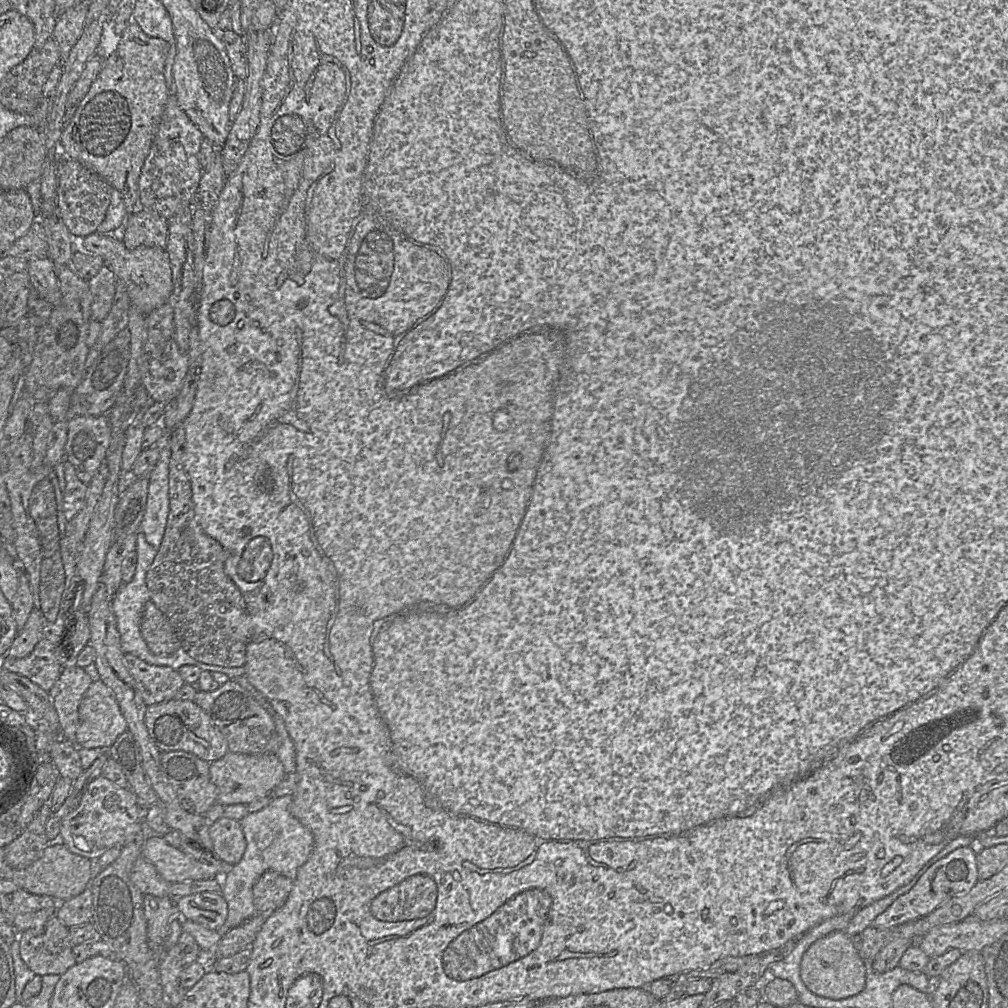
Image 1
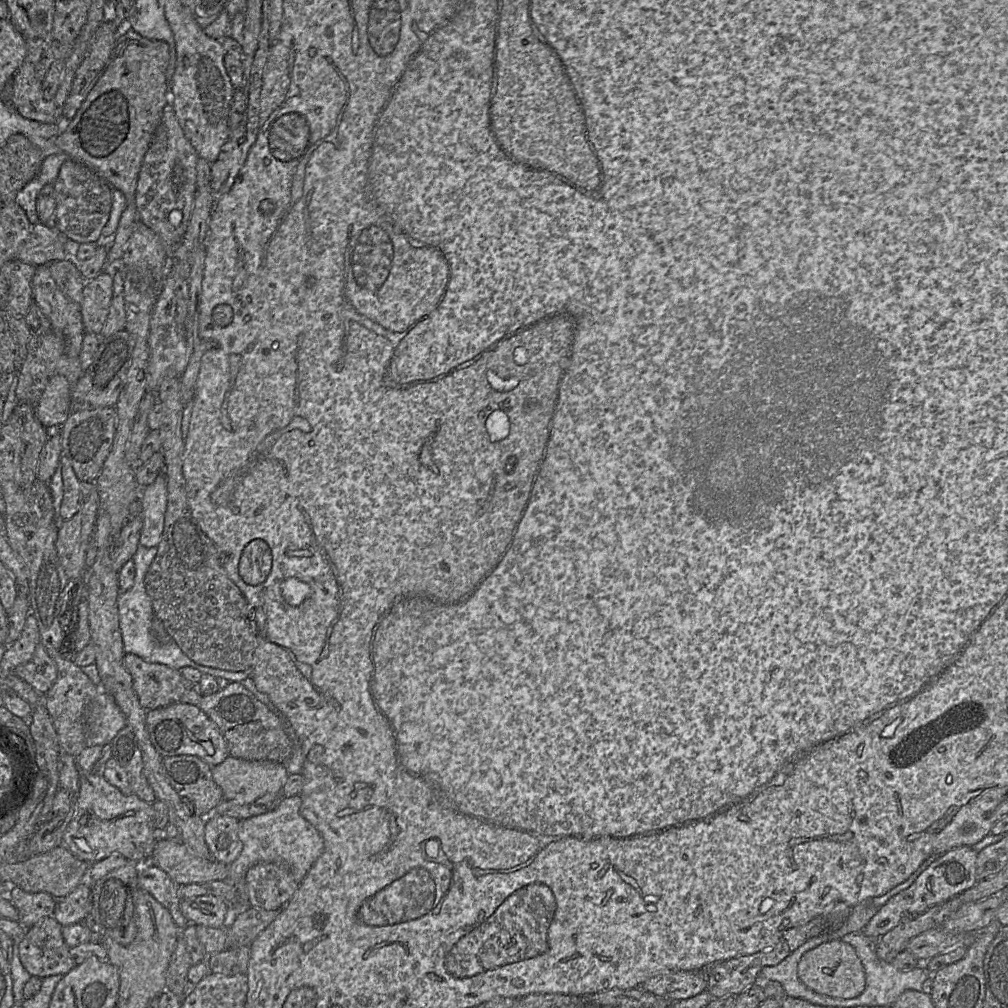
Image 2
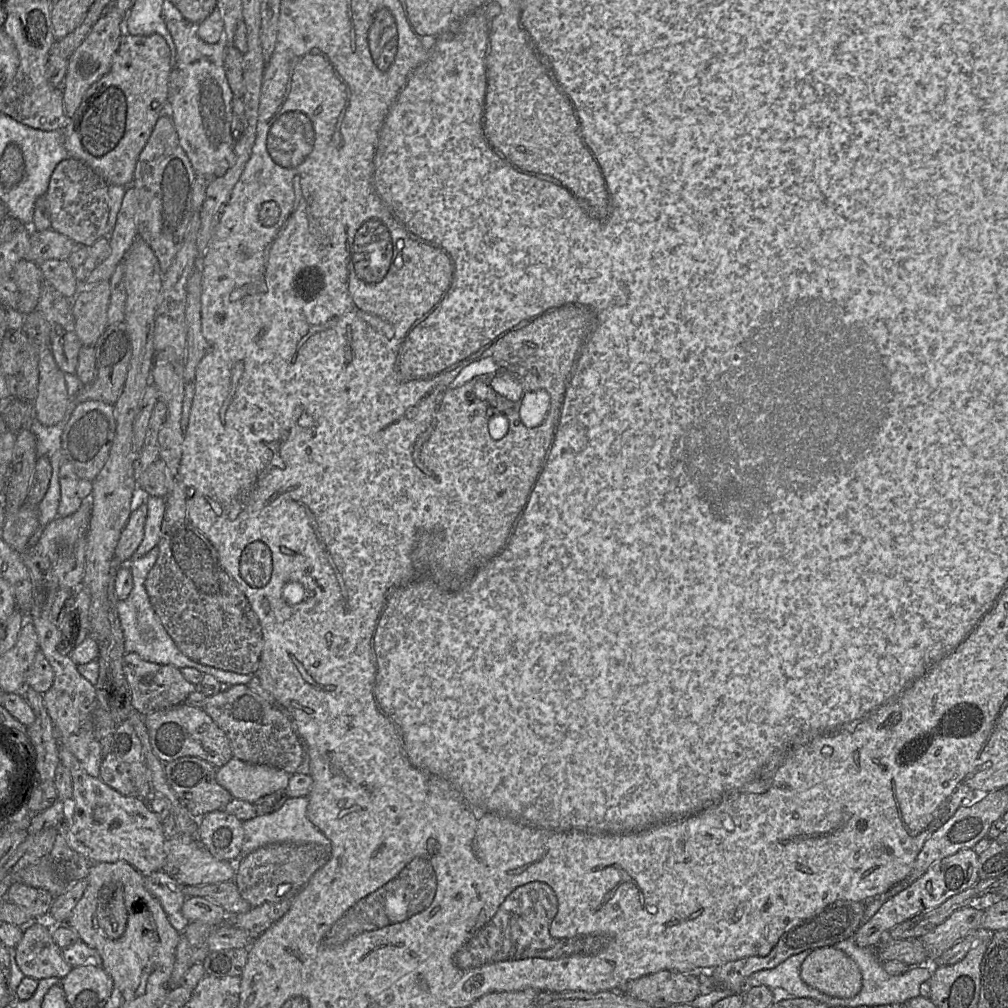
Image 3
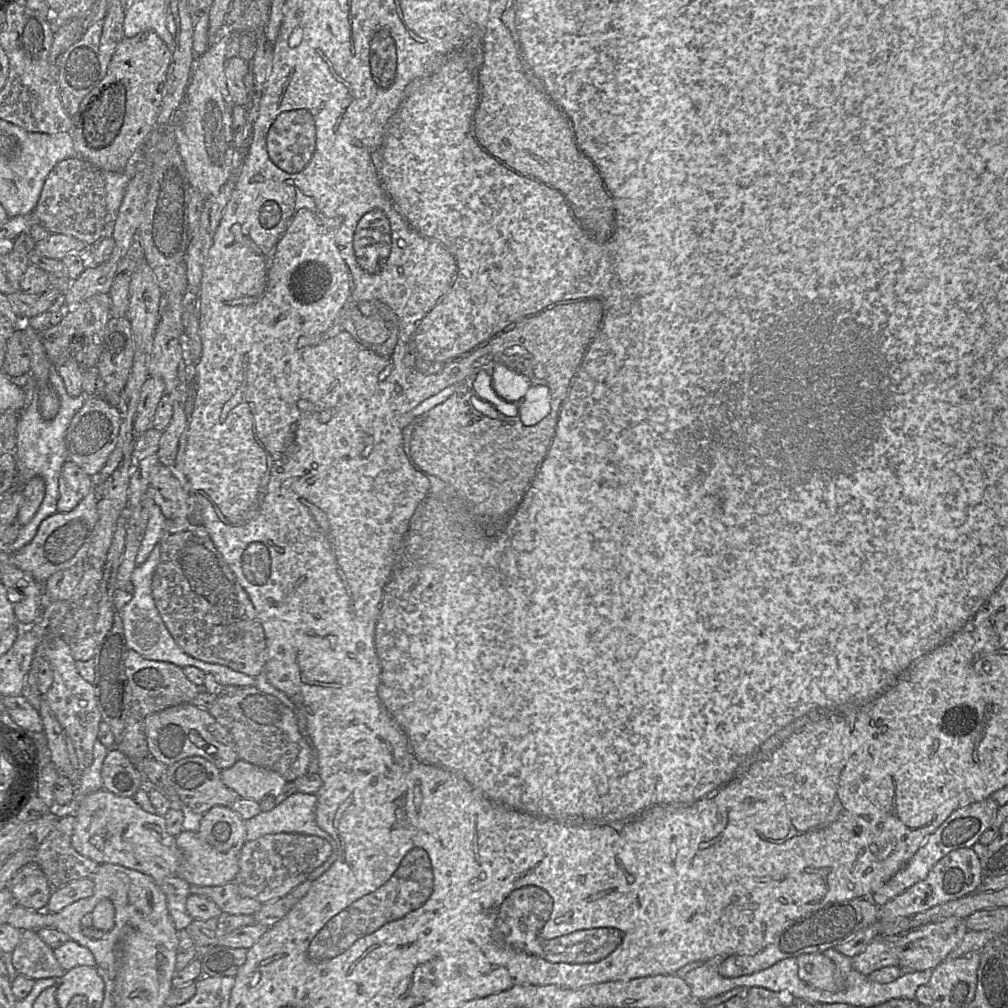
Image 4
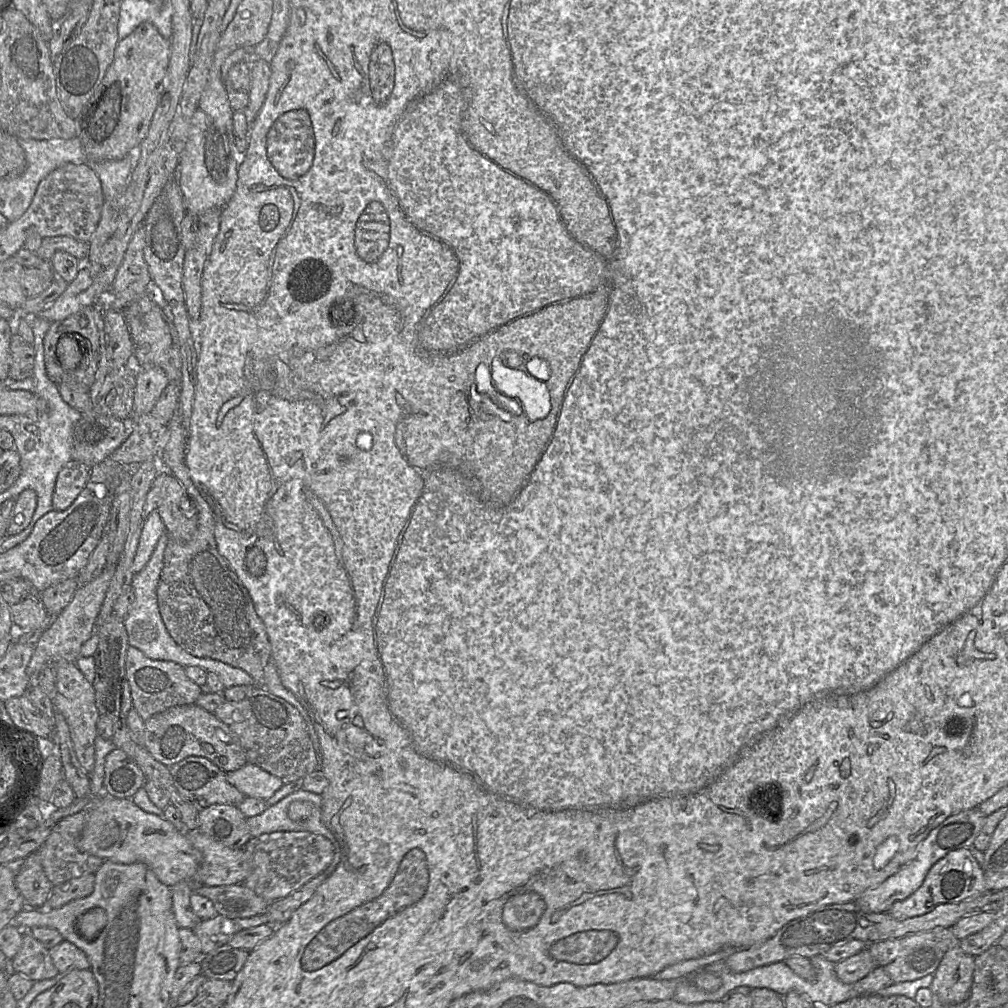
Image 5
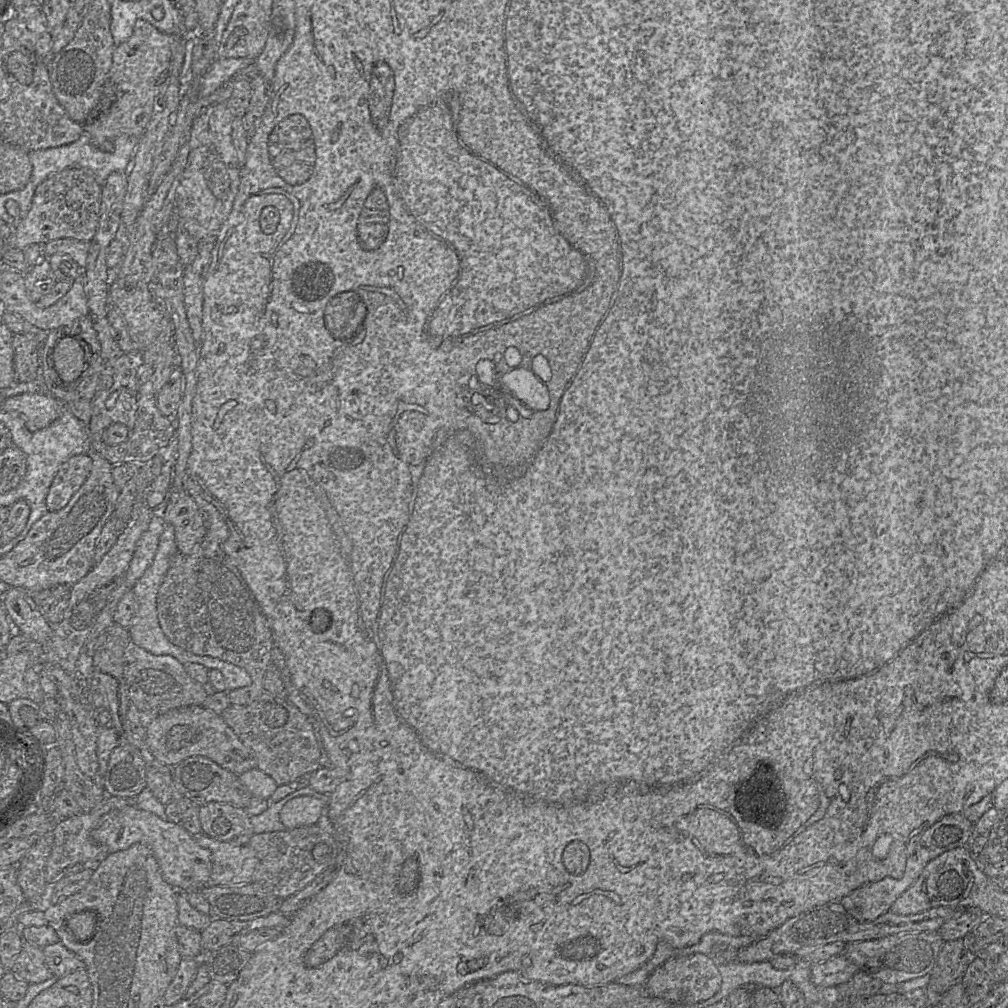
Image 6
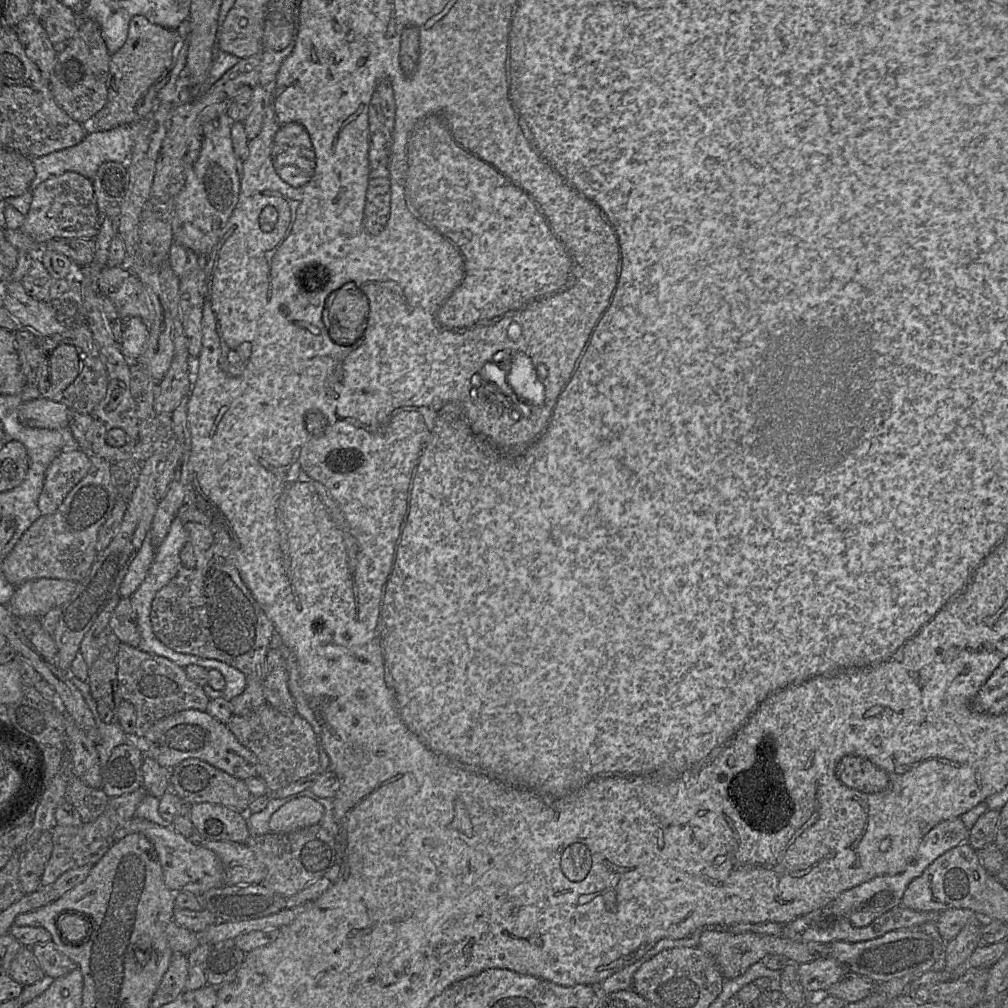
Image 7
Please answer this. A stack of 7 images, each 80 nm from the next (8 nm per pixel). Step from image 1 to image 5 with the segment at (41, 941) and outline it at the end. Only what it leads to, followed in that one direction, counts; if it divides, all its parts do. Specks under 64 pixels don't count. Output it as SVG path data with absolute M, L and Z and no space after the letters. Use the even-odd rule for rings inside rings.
M24 931L21 947L11 960L12 968L33 982L60 976L54 966L49 949Z

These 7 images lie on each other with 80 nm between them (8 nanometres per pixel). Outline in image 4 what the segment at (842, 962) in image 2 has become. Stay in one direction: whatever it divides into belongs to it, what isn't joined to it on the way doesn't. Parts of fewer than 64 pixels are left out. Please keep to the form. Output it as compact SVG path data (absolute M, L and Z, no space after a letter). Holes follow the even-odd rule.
M823 952L802 954L796 959L798 976L809 986L829 992L844 989L844 980L839 968Z

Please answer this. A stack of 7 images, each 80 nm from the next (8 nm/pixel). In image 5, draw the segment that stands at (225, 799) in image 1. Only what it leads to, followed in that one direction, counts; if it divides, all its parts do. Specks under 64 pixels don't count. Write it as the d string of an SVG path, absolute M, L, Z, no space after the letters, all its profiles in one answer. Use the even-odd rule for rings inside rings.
M251 763L226 774L228 782L245 797L268 800L284 785L278 777Z

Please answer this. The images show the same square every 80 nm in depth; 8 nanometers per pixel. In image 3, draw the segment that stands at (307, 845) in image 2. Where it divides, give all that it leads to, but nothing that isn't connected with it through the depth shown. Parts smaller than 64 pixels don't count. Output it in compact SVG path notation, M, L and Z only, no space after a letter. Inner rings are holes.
M295 797L287 799L282 807L269 814L256 816L243 822L244 840L241 849L241 857L245 857L253 851L276 843L315 843L324 847L327 855L331 855L332 846L330 840L308 819L308 797Z

